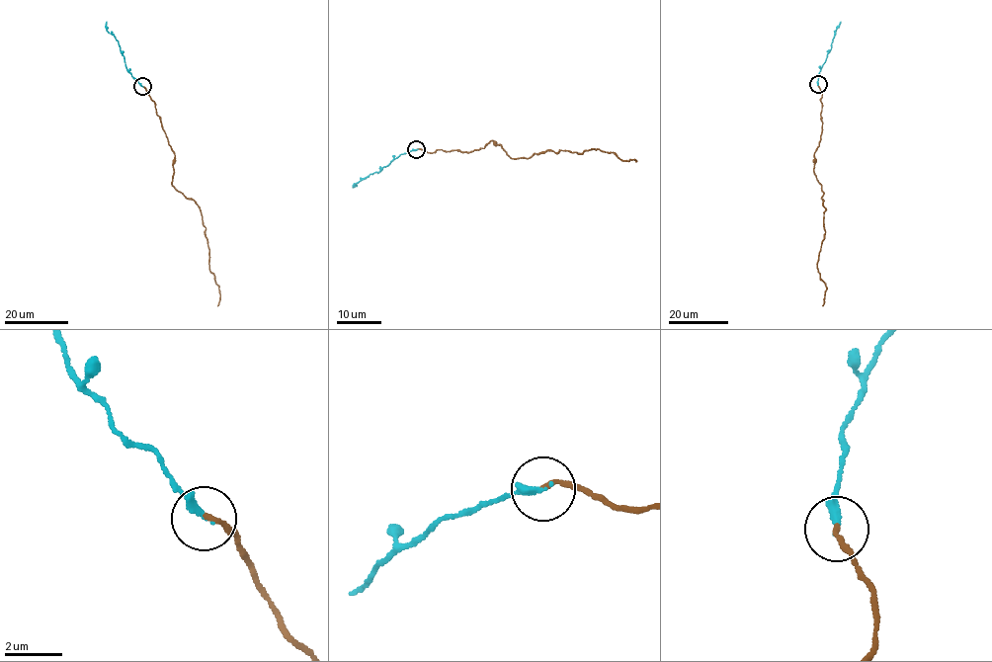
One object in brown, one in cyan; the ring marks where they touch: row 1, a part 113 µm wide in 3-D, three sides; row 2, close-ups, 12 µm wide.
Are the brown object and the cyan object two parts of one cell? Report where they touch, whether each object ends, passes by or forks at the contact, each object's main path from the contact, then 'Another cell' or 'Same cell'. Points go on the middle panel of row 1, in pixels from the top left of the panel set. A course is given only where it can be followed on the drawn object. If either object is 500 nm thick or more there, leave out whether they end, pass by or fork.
Place: (416, 149). At the ring brown ends. At the ring cyan ends. Course of brown: (416, 149), (469, 153), (491, 140), (512, 158), (547, 150), (581, 154), (591, 148), (635, 162). Course of cyan: (416, 149), (404, 152), (353, 187). Same cell

